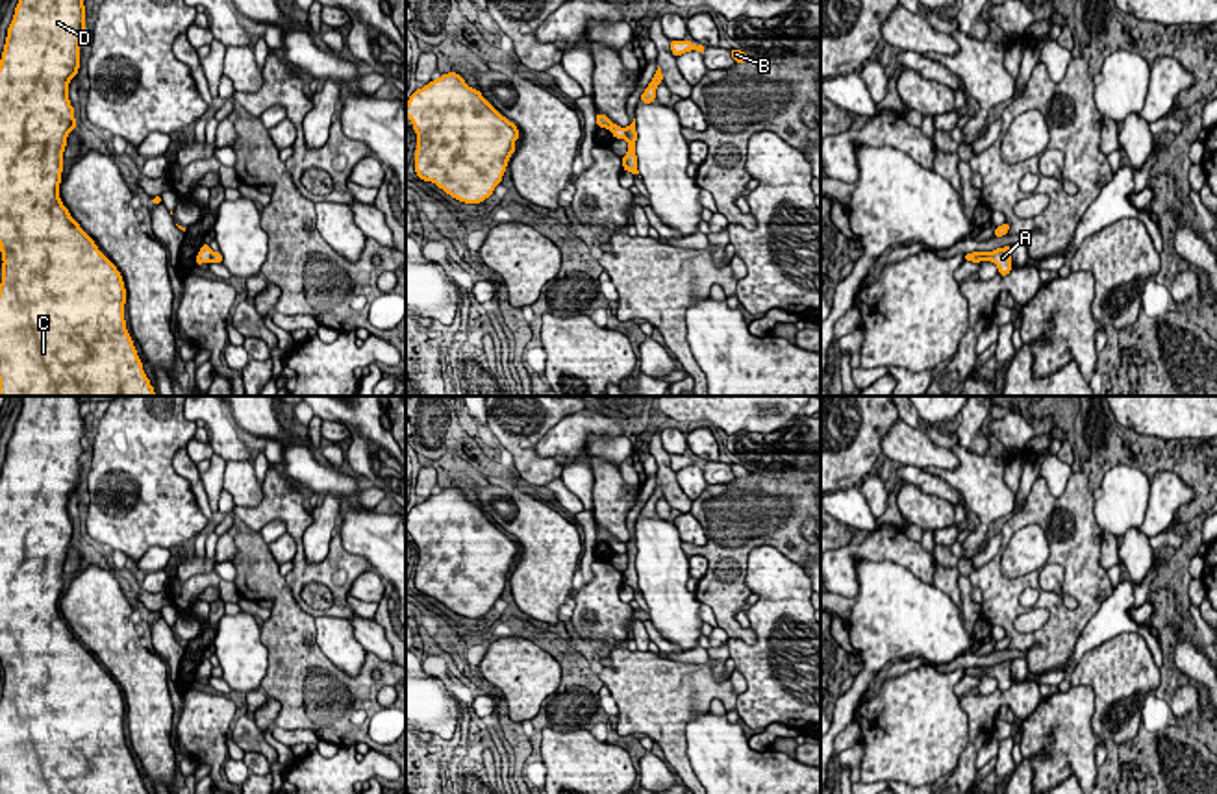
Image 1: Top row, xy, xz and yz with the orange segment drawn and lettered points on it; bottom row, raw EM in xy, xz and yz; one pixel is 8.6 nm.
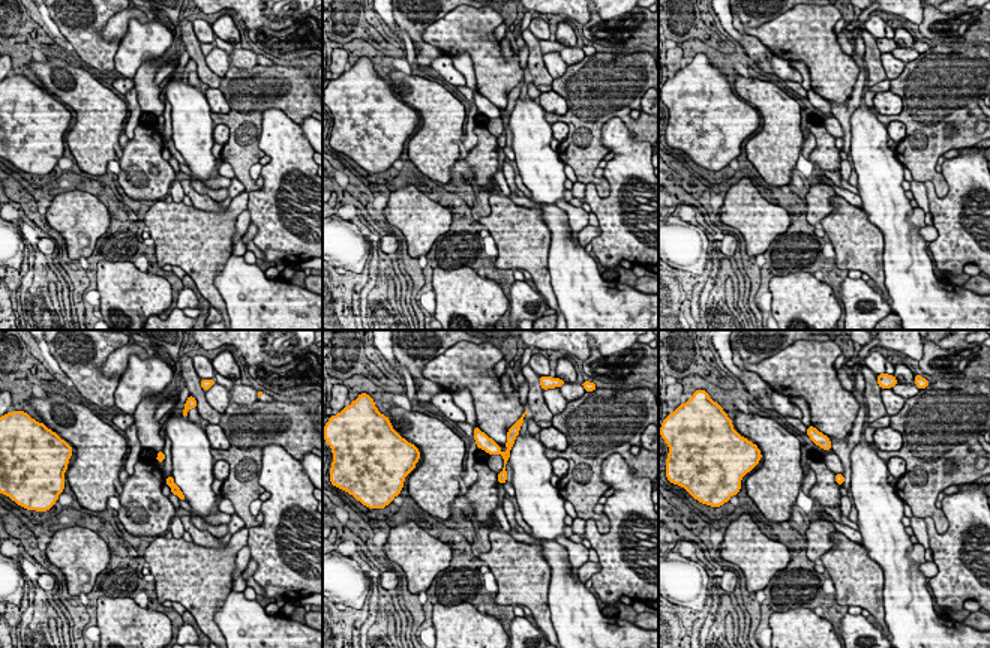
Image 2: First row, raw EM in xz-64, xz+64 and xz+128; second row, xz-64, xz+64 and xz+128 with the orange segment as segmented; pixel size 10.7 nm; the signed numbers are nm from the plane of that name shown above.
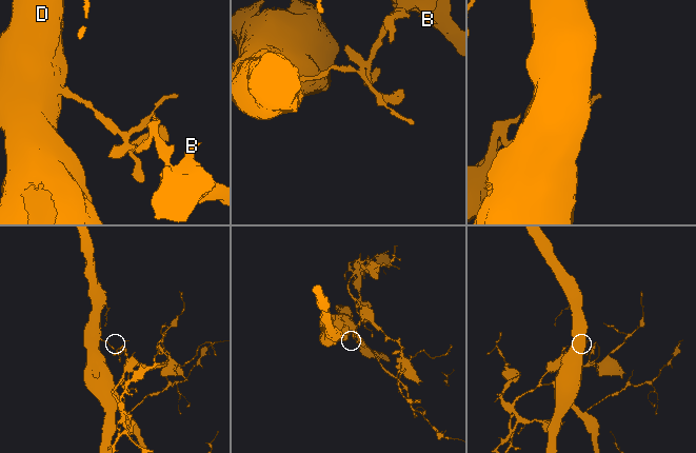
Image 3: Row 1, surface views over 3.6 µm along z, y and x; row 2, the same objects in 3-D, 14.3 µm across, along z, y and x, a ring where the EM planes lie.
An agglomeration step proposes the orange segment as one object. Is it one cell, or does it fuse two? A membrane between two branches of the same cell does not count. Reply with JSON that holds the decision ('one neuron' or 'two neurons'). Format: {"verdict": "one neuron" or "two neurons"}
{"verdict": "two neurons"}

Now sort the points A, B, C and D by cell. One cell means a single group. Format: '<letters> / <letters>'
A B / C D

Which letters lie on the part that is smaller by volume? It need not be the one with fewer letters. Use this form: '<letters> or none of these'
A, B

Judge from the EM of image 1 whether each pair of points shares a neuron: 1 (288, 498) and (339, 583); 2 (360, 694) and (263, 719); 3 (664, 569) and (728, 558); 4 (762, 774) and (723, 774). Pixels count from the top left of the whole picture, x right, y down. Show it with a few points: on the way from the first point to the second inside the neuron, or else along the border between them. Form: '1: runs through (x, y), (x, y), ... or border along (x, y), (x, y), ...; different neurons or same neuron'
1: runs through (297, 522), (299, 558), (315, 572); same neuron
2: border along (269, 694), (280, 704), (275, 724); different neurons
3: border along (682, 543), (682, 552), (688, 558); different neurons
4: runs through (752, 774), (732, 774); same neuron

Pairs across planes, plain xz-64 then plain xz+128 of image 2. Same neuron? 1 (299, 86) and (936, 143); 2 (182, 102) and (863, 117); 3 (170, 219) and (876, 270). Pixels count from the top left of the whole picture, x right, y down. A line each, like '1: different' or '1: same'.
1: same
2: same
3: same

